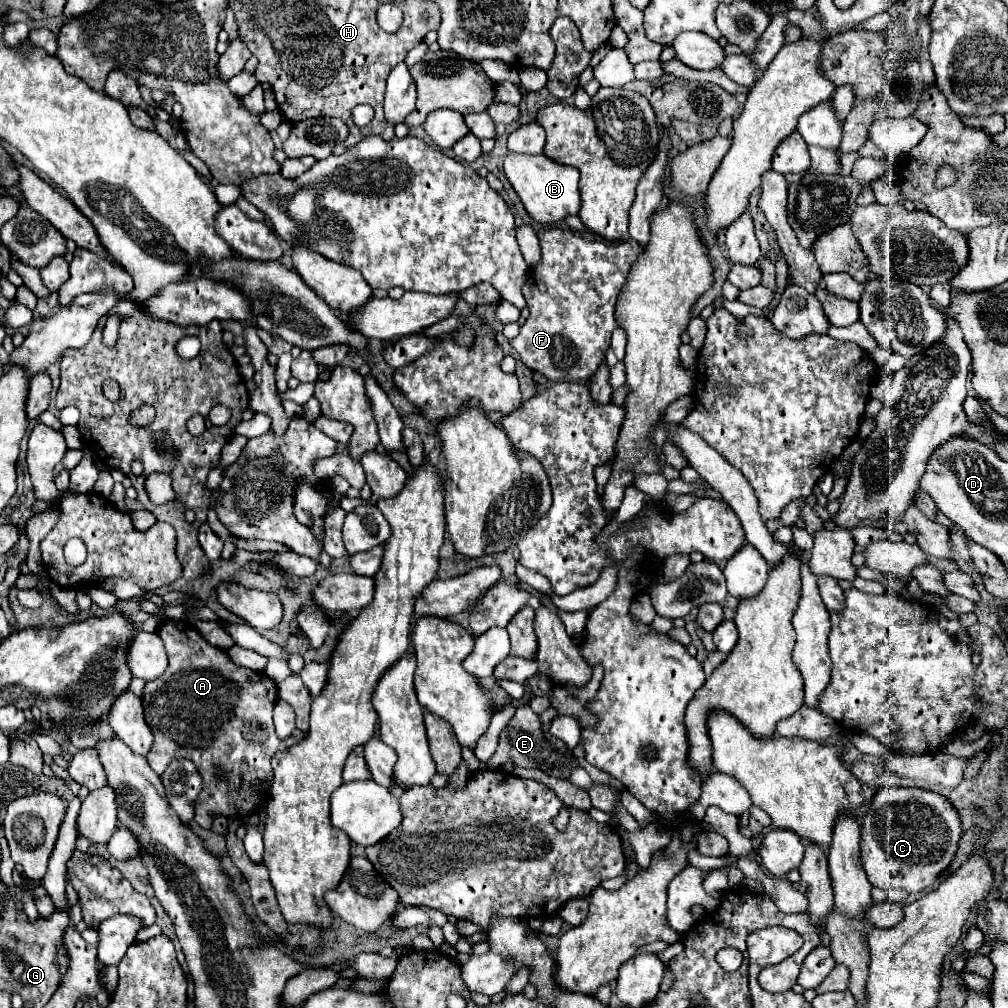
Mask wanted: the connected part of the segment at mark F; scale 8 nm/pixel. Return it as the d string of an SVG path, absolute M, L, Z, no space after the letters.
M540 228L538 238L542 262L532 270L532 278L524 286L530 318L520 326L520 334L510 340L510 346L530 370L548 380L582 382L604 362L610 334L618 326L614 320L618 292L644 248L636 240L618 246L586 242L572 230L562 228Z

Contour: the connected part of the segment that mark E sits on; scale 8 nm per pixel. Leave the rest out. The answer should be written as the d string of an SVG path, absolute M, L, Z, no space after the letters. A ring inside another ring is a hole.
M522 704L516 708L514 718L510 720L510 724L500 734L498 748L496 748L494 756L488 760L488 766L500 768L508 762L514 766L522 766L522 768L542 770L544 774L554 776L554 778L570 778L572 770L578 768L578 760L576 760L574 752L560 738L556 738L556 736L548 738L548 734L542 732L542 720L536 712L530 710L528 704Z

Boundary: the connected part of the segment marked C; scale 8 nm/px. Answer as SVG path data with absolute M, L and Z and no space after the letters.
M884 786L868 802L862 814L862 864L872 886L880 888L906 888L908 894L920 894L924 888L932 886L938 876L952 864L958 842L962 836L962 822L958 810L948 798L924 788L900 788Z

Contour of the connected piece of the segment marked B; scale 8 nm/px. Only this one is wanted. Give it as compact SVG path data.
M510 152L504 160L504 172L512 182L514 190L518 192L522 204L526 206L528 214L540 224L554 224L564 220L568 214L578 214L580 208L580 192L578 192L578 178L580 172L574 166L564 166L548 158L546 154L528 156Z

